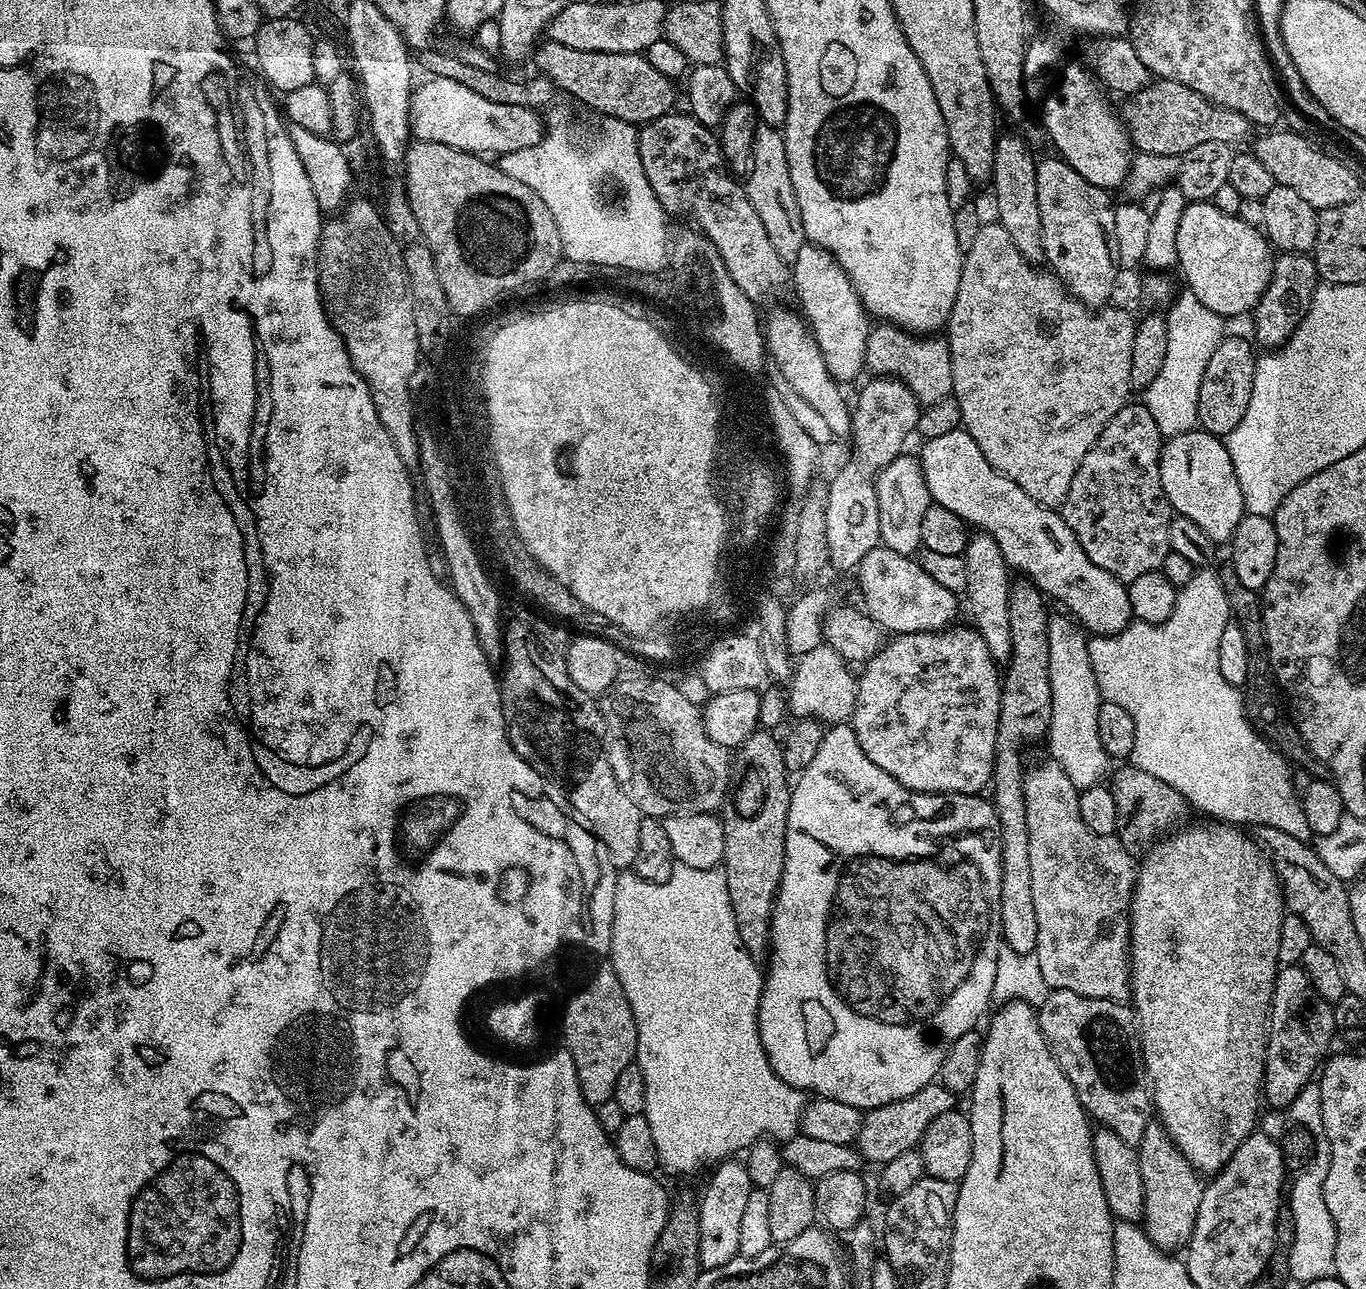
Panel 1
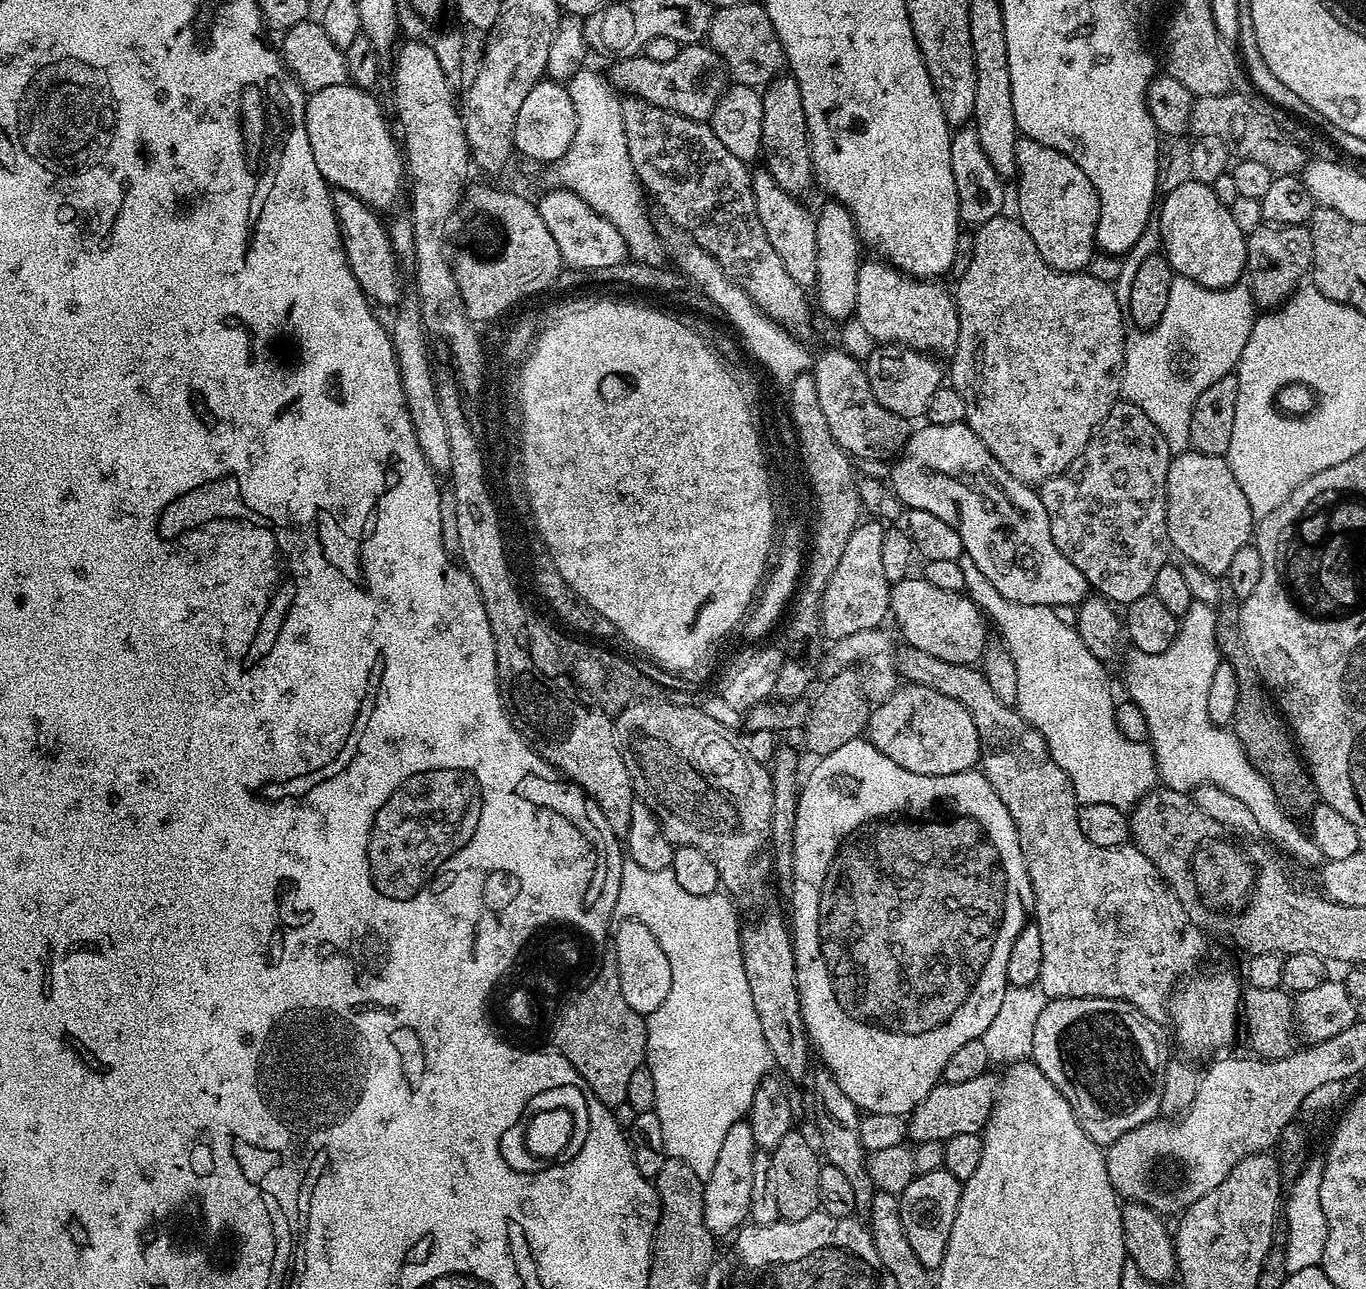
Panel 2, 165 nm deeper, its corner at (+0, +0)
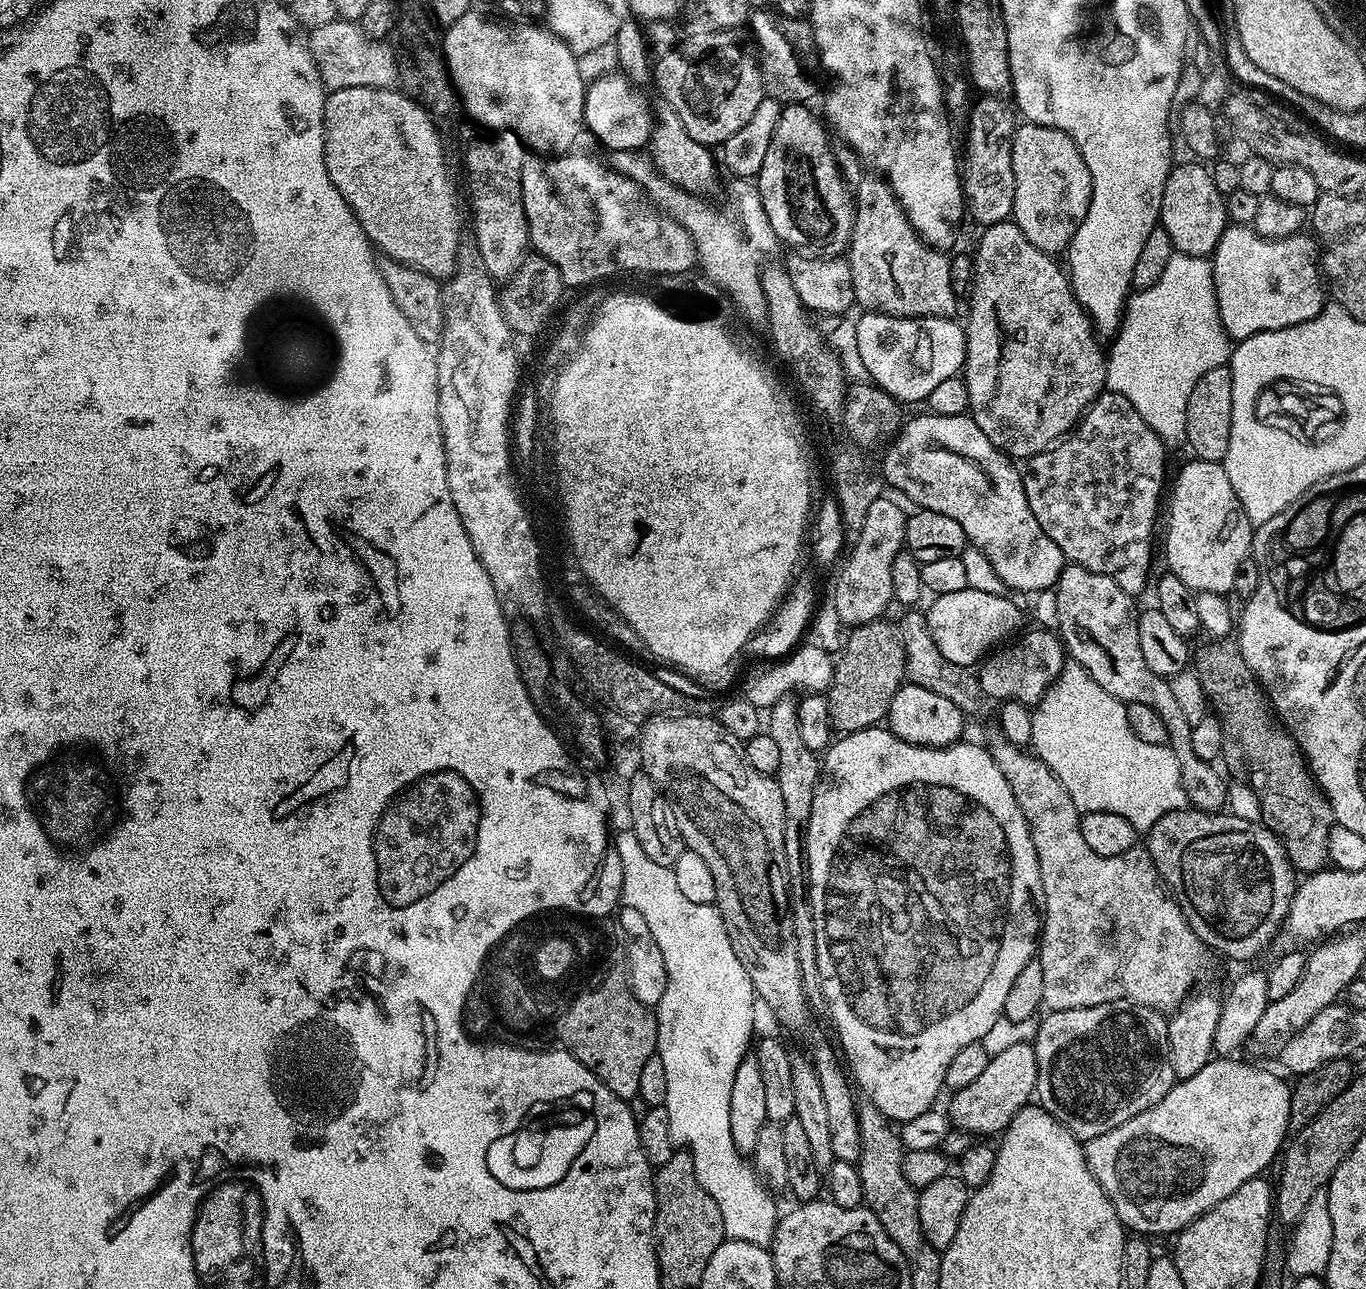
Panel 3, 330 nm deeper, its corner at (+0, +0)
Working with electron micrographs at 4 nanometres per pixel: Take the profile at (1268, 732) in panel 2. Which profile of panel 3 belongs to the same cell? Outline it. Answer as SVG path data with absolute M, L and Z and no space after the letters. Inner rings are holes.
M1225 638L1212 640L1209 645L1204 652L1204 672L1199 673L1199 678L1211 711L1222 726L1223 767L1226 772L1228 767L1227 775L1233 781L1254 790L1260 803L1260 820L1264 827L1269 828L1274 835L1283 840L1288 861L1292 863L1297 873L1319 872L1329 863L1328 835L1334 823L1330 802L1320 791L1319 784L1312 779L1312 774L1308 770L1308 761L1304 759L1304 753L1296 745L1296 739L1280 723L1279 716L1272 708L1272 701L1268 699L1268 693L1257 682L1250 666L1246 666L1246 658L1242 658L1239 643L1235 639Z

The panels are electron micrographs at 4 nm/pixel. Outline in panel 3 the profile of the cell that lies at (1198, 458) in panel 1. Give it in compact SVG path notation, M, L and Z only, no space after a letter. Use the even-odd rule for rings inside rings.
M1195 458L1189 459L1189 464L1184 464L1180 468L1180 473L1176 476L1176 485L1171 485L1170 496L1172 492L1172 505L1167 505L1166 520L1168 516L1168 537L1164 540L1164 556L1168 559L1166 565L1167 571L1172 572L1178 578L1182 578L1182 582L1186 582L1186 586L1190 586L1193 592L1209 592L1223 596L1232 592L1234 586L1234 577L1238 575L1238 566L1242 566L1242 562L1249 559L1252 551L1252 538L1254 535L1254 525L1250 517L1246 514L1246 510L1242 510L1242 502L1238 502L1238 494L1234 494L1234 486L1230 486L1230 474L1227 467L1221 462L1206 462Z

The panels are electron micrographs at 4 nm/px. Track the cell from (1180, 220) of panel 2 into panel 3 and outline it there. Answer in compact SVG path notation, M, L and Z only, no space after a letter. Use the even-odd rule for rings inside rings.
M1177 163L1166 178L1166 190L1162 194L1159 227L1170 234L1170 242L1177 252L1191 256L1211 257L1215 253L1222 234L1230 226L1225 197L1214 186L1211 171L1203 163Z

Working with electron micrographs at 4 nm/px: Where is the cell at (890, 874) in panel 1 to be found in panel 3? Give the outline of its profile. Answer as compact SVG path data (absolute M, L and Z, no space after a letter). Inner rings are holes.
M877 726L858 730L841 735L823 753L822 767L820 769L820 781L814 790L814 807L810 809L810 826L806 838L802 841L802 848L808 851L808 874L806 873L807 898L813 912L815 941L817 942L818 973L821 975L822 994L826 1005L826 1013L832 1019L832 1024L836 1027L836 1034L840 1038L840 1048L843 1057L848 1058L848 1068L853 1079L858 1080L859 1086L864 1090L867 1103L873 1104L889 1122L903 1122L910 1118L918 1118L927 1108L933 1107L937 1103L936 1095L945 1091L944 1079L946 1078L946 1066L958 1055L966 1046L979 1044L984 1036L990 1031L990 1026L994 1022L1002 1019L1004 1007L1006 1006L1006 994L1010 994L1010 986L1014 986L1014 978L1022 971L1022 966L1030 962L1038 952L1038 937L1042 931L1042 916L1032 905L1032 891L1035 893L1038 888L1040 871L1038 870L1038 858L1034 854L1034 842L1028 829L1026 818L1022 818L1022 810L1018 810L1018 802L1014 798L1014 790L1010 790L1010 782L1006 782L1006 774L998 770L998 762L994 762L991 751L987 747L979 748L976 744L964 744L957 742L950 744L946 748L923 748L917 744L906 742L898 738L894 733L889 732L887 727Z

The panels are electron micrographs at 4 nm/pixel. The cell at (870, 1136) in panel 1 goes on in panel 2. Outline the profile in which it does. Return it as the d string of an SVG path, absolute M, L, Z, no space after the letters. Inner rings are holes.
M991 1071L978 1074L970 1082L957 1084L939 1083L926 1094L922 1102L907 1117L906 1136L909 1141L921 1144L922 1142L946 1141L954 1138L954 1134L983 1133L986 1122L990 1118L990 1110L996 1101L998 1087L997 1077Z

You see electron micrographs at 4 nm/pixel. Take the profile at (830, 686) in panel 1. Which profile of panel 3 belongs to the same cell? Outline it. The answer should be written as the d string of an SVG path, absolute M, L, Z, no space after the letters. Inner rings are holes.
M920 610L905 611L908 613L905 614L904 621L899 621L898 624L900 639L904 641L904 653L908 655L907 679L926 690L934 690L934 694L942 694L942 698L950 698L950 702L954 702L954 706L958 706L958 710L962 710L965 717L972 718L986 704L986 697L977 677L969 669L942 658L938 646L934 646L925 613L916 611Z

